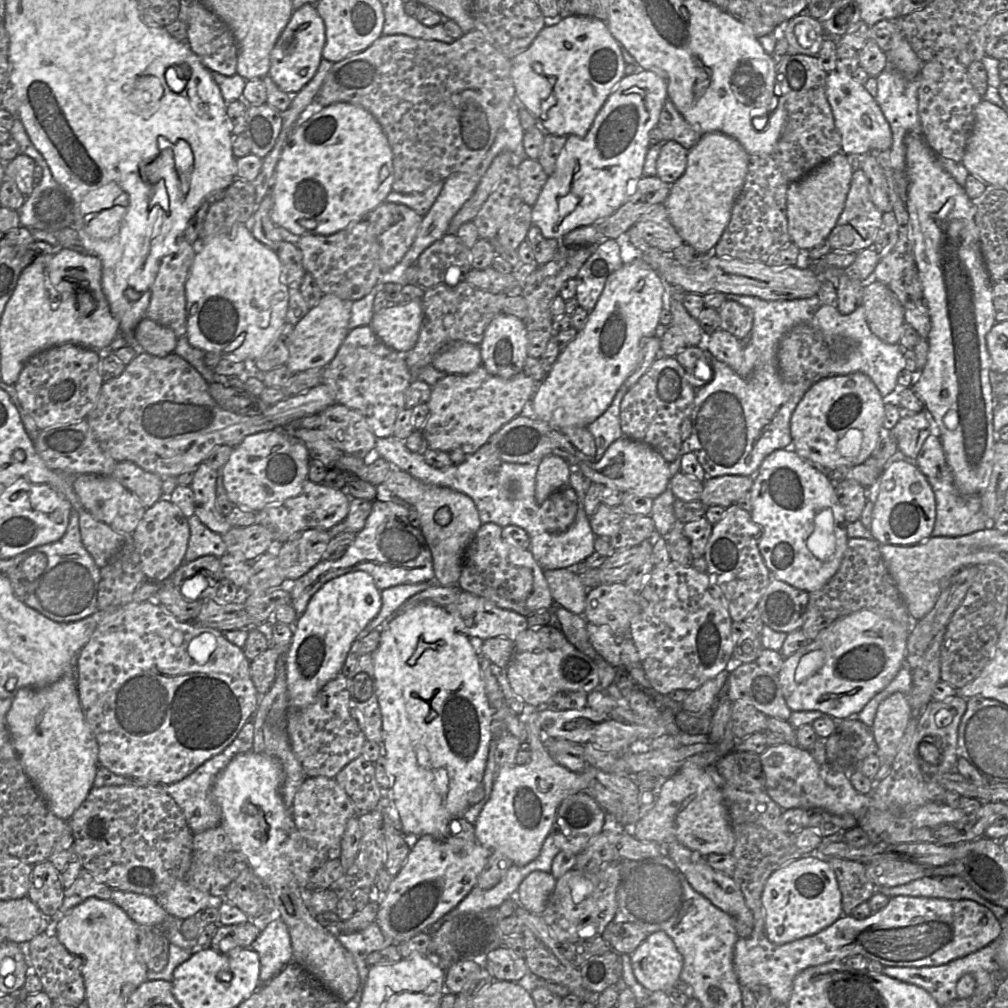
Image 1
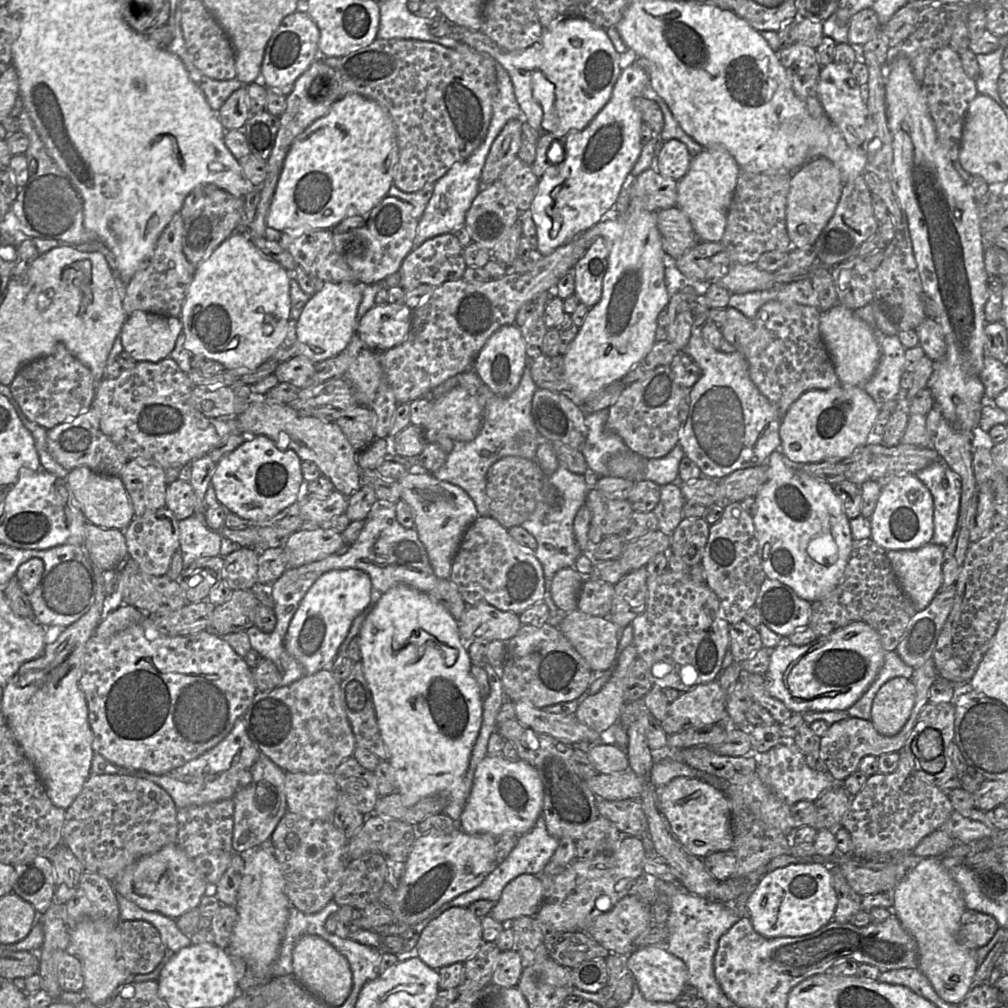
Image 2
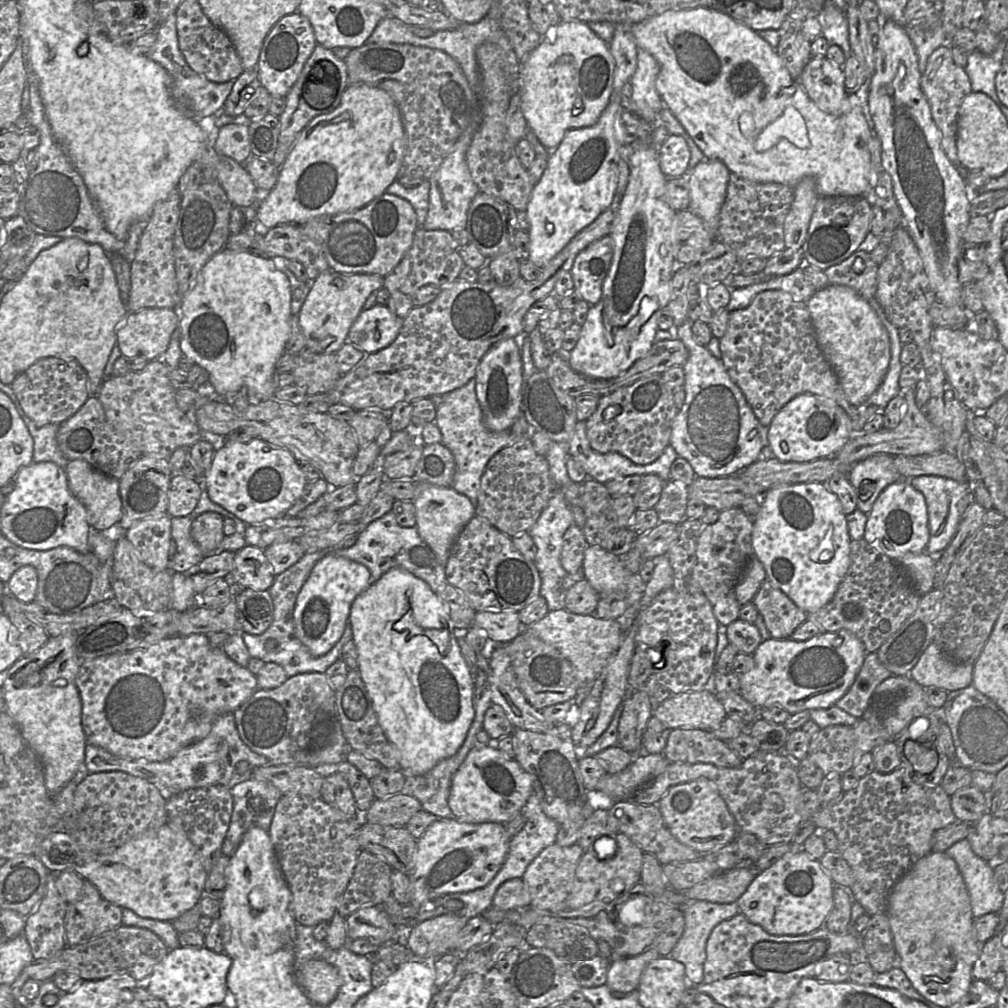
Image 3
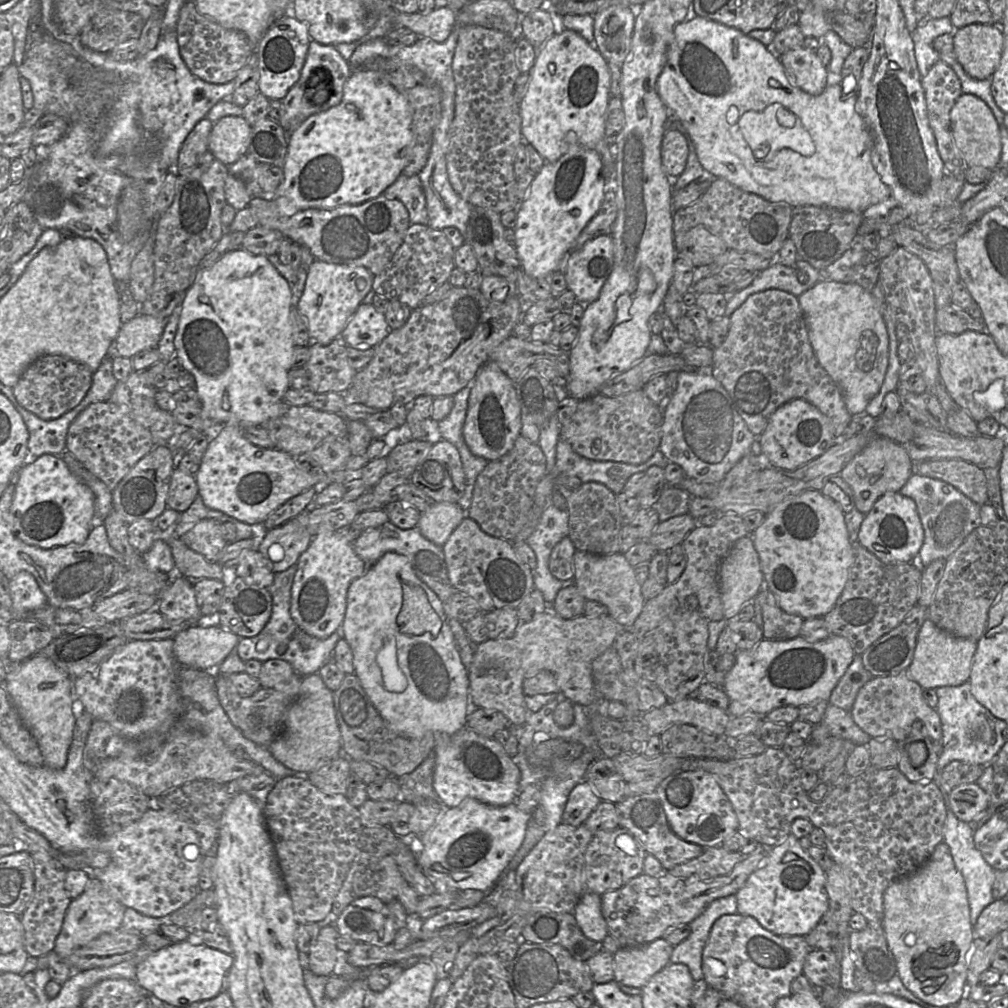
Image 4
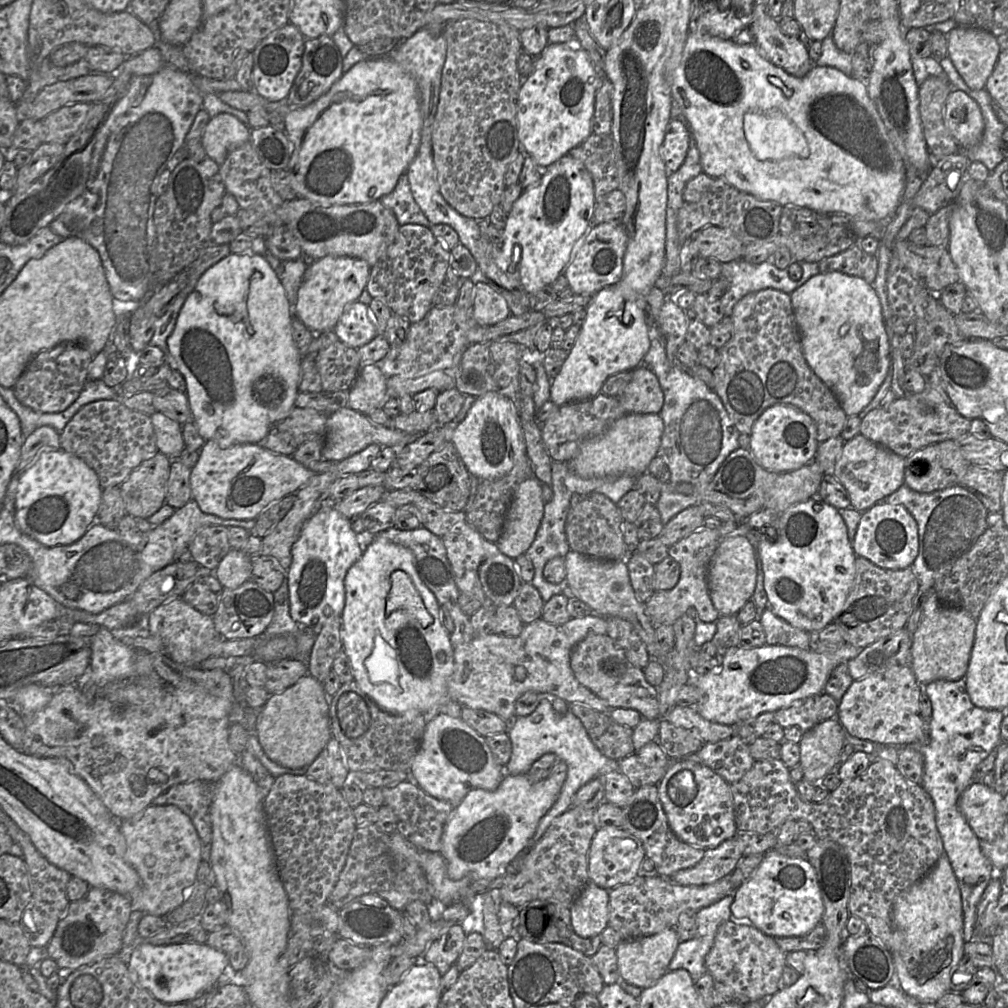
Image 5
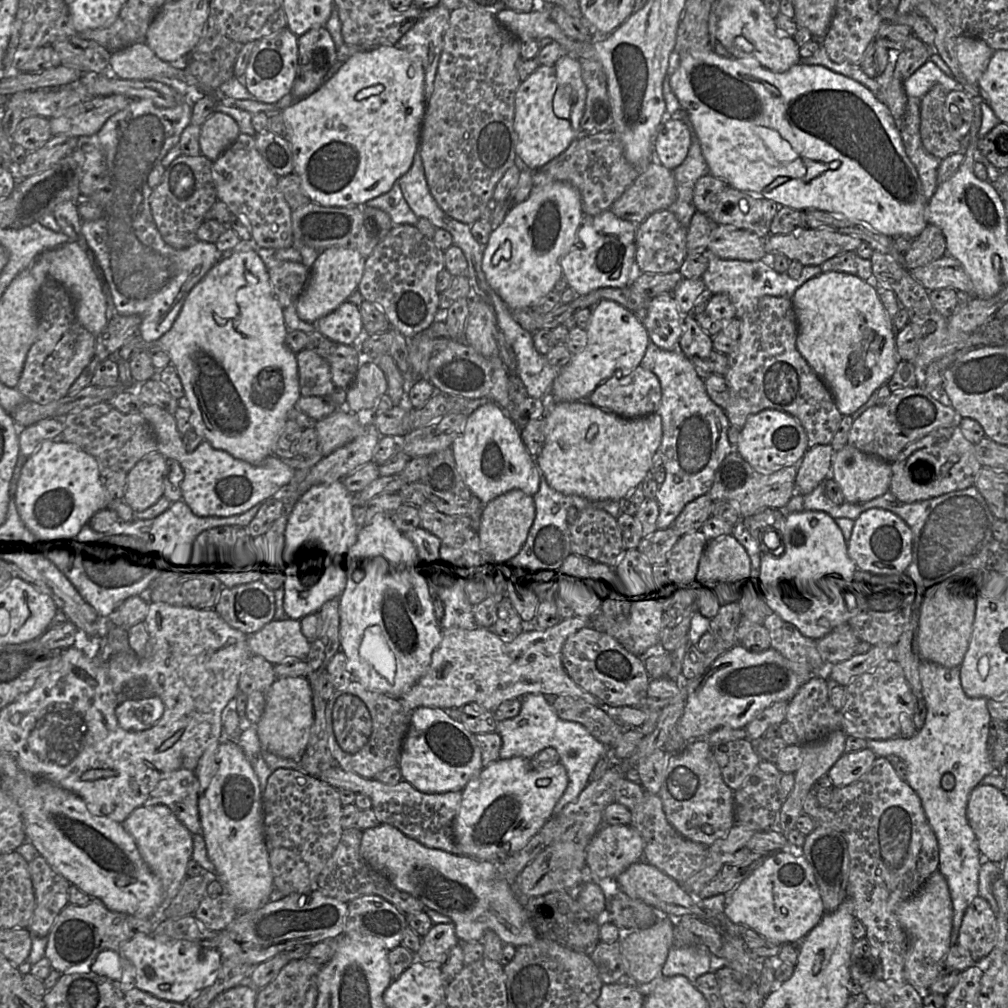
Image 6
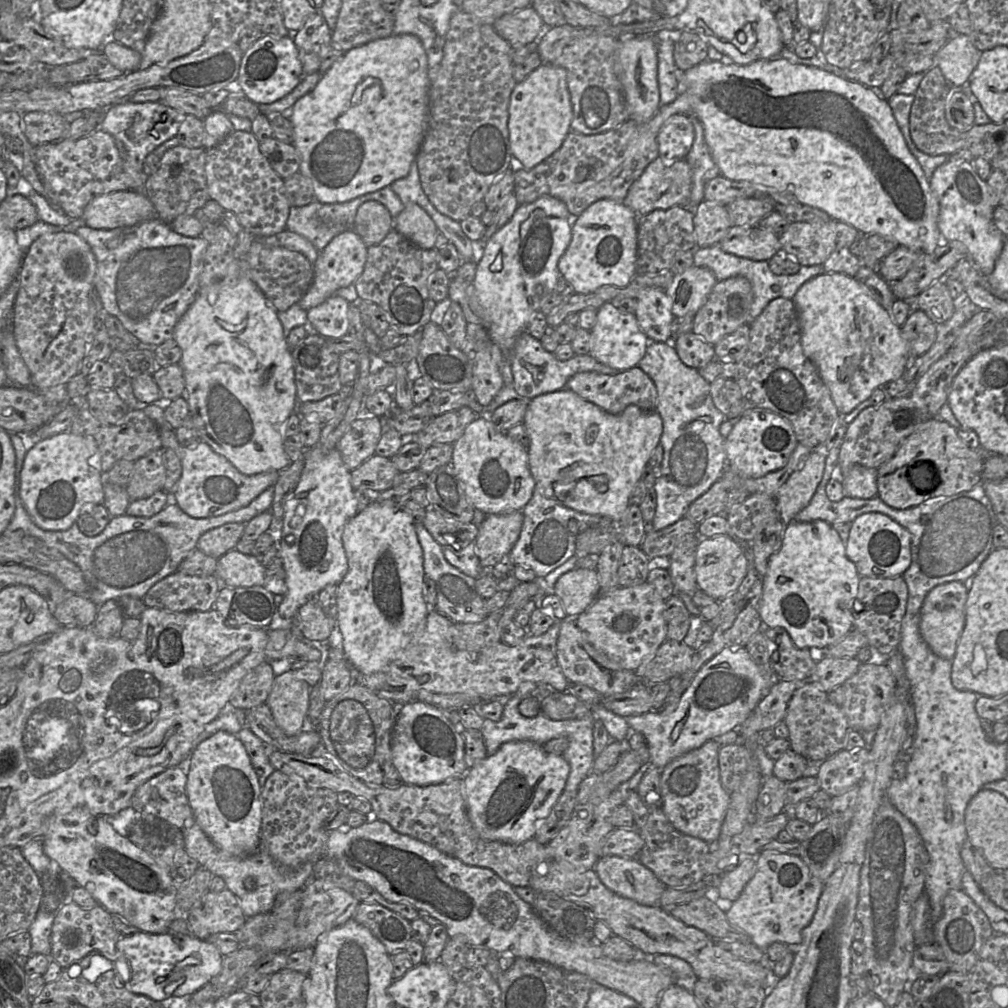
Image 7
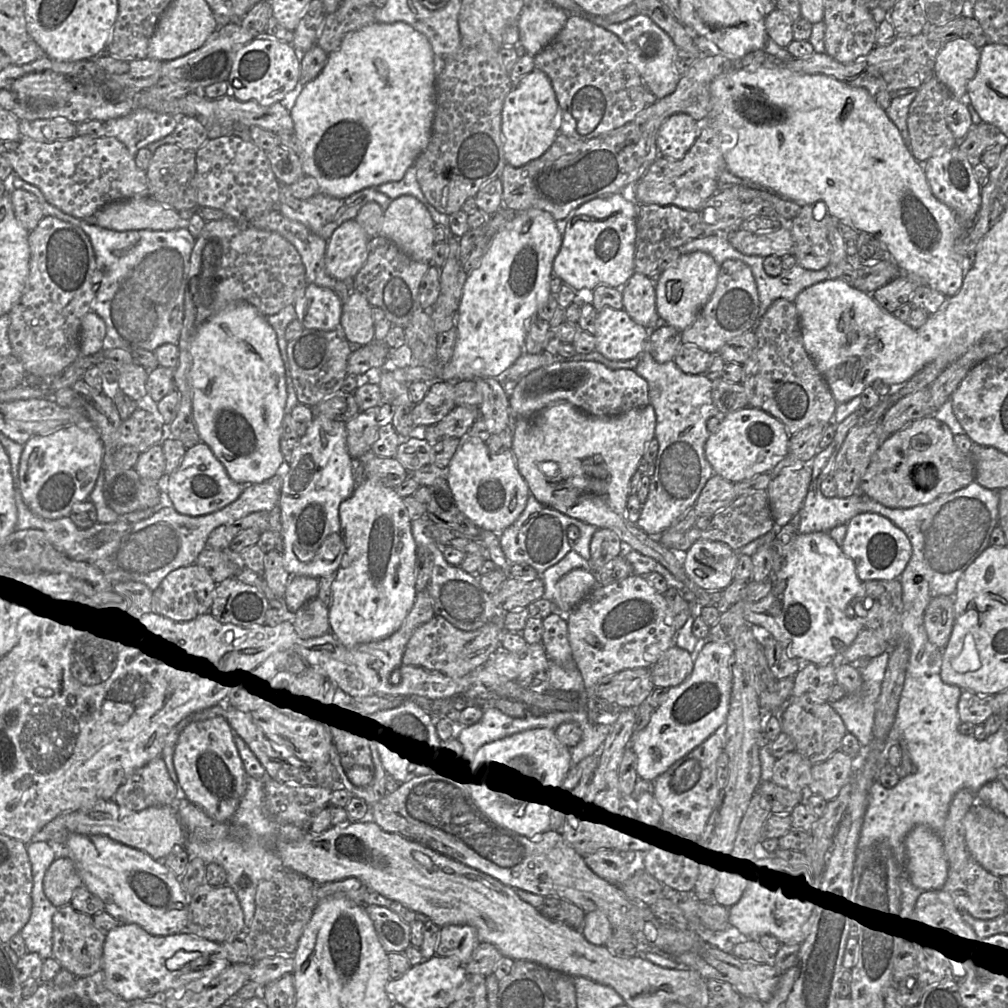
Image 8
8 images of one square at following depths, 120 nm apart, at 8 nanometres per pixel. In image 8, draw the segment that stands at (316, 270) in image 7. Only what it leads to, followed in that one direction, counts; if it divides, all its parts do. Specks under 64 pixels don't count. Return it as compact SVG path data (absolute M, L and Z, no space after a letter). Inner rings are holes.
M355 219L343 222L327 241L327 273L338 281L354 279L367 260L370 240Z

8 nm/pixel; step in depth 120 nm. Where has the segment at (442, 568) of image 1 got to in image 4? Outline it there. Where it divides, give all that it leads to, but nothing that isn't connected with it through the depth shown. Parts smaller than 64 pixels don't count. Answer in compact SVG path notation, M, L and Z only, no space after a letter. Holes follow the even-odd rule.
M431 502L428 509L421 513L417 526L427 539L442 547L450 534L461 523L465 516L466 512L458 503Z

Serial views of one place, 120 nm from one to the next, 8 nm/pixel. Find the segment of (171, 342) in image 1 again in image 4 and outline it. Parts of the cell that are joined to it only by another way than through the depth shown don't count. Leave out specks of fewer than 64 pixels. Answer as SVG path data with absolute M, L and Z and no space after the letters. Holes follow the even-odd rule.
M138 313L133 319L122 324L116 337L117 353L132 358L147 348L157 348L167 319Z

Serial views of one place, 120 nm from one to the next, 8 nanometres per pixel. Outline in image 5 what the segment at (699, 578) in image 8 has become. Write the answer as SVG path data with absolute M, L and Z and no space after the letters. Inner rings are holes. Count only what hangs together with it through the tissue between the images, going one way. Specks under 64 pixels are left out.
M744 535L725 537L715 550L708 568L708 589L713 605L720 616L737 615L747 601L752 599L757 579L757 565L753 545Z

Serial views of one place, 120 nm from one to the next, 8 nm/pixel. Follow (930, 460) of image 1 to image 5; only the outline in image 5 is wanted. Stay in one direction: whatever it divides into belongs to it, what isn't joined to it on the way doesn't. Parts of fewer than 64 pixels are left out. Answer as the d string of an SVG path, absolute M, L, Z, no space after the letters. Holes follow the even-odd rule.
M903 485L884 502L903 505L917 522L919 552L911 568L923 593L932 589L935 581L947 573L988 528L988 510L971 491L960 485L932 493L919 493Z

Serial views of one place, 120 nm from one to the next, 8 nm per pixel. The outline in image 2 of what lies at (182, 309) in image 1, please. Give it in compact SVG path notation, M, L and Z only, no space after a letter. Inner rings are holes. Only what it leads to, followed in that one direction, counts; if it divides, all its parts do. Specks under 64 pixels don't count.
M176 213L161 233L150 259L142 264L125 285L123 309L127 316L136 311L180 318L188 287L195 267L187 260L182 246L183 218Z

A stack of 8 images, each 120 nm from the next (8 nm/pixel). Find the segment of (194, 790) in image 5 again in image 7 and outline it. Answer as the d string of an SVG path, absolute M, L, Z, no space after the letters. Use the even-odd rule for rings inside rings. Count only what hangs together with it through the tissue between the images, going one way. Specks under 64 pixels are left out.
M171 767L151 777L134 792L131 807L140 816L155 816L168 824L183 829L191 820L193 812L186 793L187 774L179 767Z

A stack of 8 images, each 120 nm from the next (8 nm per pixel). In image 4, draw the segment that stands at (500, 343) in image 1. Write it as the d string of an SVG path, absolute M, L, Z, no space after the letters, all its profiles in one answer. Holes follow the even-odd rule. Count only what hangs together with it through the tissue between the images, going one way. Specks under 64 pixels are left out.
M486 362L473 379L463 425L463 438L471 453L493 461L514 445L521 429L521 407L515 383L493 362Z

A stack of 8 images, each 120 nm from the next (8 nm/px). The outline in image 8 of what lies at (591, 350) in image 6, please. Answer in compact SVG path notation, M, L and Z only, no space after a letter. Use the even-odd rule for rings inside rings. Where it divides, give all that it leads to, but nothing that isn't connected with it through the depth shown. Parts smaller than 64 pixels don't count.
M603 308L595 327L595 351L609 360L625 361L647 351L647 336L651 332L635 323L624 309Z

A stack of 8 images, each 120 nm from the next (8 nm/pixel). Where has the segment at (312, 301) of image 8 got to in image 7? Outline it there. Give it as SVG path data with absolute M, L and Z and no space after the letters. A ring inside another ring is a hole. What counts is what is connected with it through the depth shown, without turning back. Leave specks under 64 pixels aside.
M331 296L307 311L308 323L326 339L340 338L349 333L350 303L339 296Z

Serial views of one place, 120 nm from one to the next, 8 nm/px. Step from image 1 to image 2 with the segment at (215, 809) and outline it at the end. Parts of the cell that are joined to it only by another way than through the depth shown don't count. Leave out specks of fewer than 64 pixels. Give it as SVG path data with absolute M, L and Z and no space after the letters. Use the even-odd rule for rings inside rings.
M238 719L230 733L215 747L168 773L157 775L142 770L128 769L113 764L102 755L94 752L90 765L90 775L127 775L149 780L165 790L179 809L222 799L232 799L239 788L241 772L250 770L259 756L259 750L247 735L244 720Z

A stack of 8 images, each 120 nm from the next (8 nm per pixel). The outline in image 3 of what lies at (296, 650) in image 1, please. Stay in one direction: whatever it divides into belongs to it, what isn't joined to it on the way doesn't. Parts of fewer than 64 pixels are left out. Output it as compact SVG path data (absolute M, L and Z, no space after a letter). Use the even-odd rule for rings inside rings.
M334 552L316 562L297 595L293 612L295 635L314 656L329 652L341 638L349 618L351 604L370 585L369 569Z

